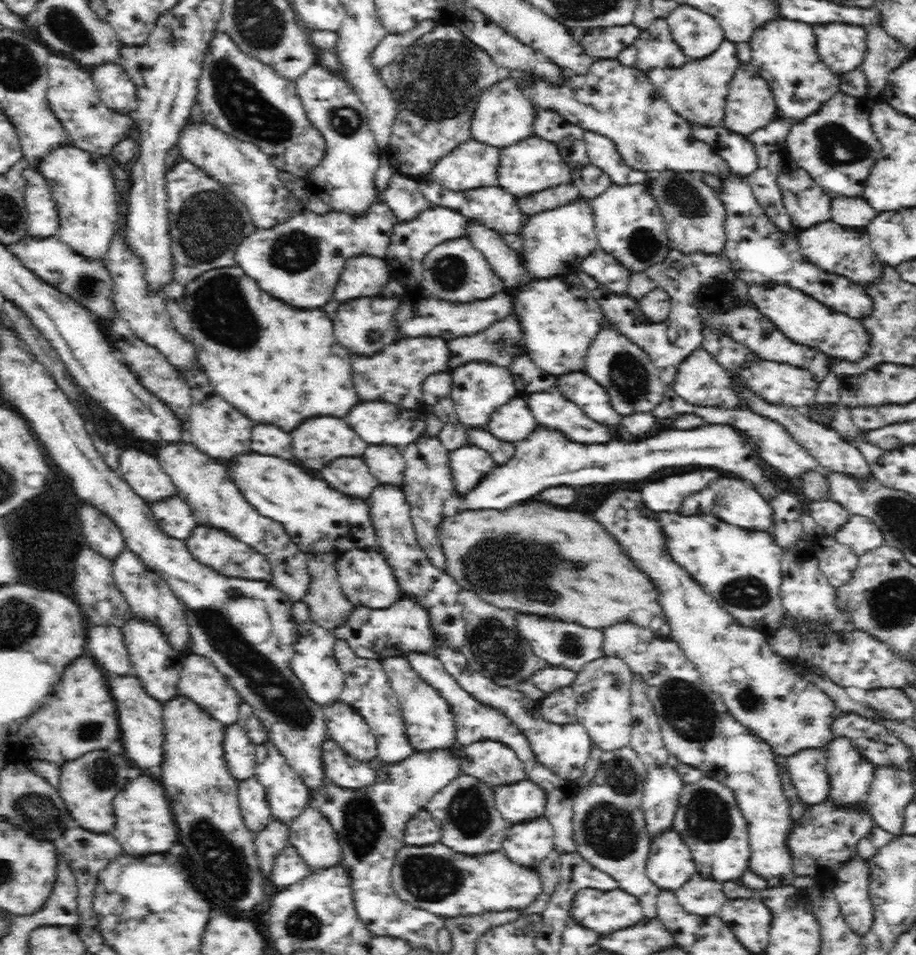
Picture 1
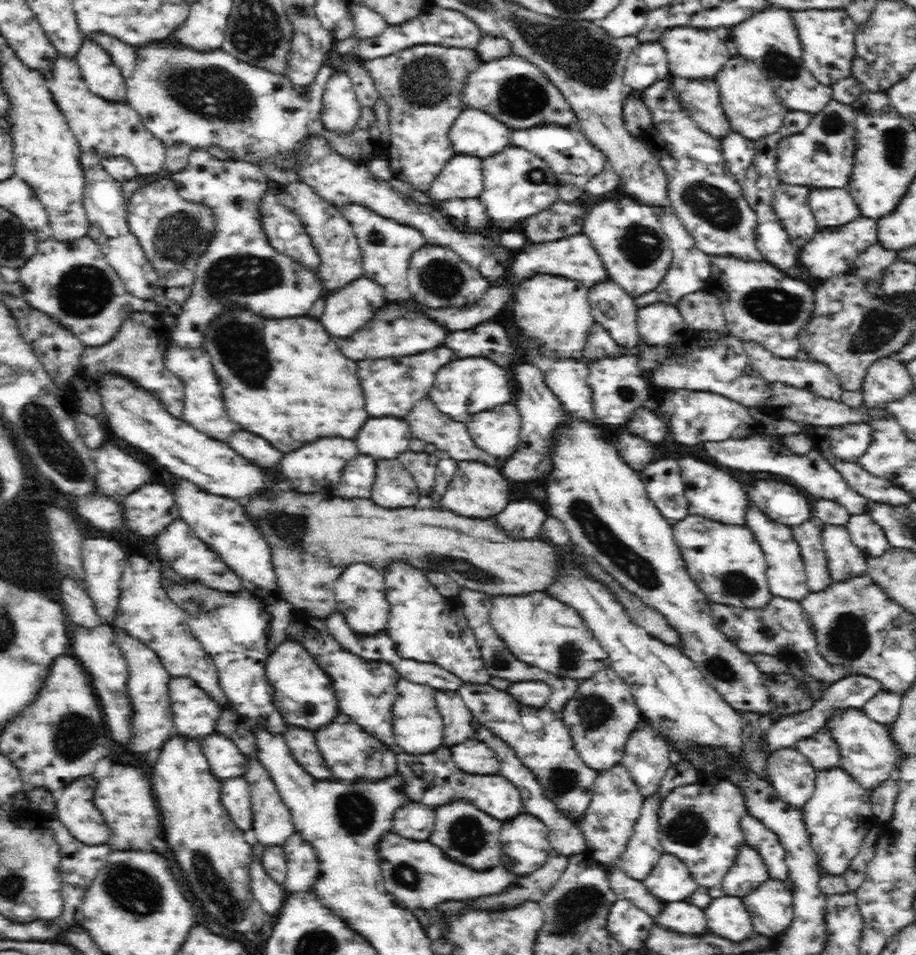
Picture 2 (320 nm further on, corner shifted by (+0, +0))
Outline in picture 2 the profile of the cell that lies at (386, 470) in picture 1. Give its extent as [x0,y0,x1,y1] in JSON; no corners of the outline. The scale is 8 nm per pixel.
[372,459,419,508]

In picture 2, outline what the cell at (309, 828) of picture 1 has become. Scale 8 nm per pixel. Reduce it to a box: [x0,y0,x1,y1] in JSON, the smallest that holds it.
[283,831,319,894]

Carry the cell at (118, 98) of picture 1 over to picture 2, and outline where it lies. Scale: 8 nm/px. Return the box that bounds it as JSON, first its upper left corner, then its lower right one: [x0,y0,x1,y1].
[76,39,127,101]

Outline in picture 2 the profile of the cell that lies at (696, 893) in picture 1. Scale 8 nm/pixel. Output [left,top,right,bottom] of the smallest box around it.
[656,900,708,935]

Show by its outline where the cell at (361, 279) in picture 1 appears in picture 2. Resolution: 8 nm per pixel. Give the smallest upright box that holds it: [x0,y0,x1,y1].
[273,180,364,292]

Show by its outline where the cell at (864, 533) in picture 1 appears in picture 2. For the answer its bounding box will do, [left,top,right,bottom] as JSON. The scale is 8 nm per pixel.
[846,514,891,559]

